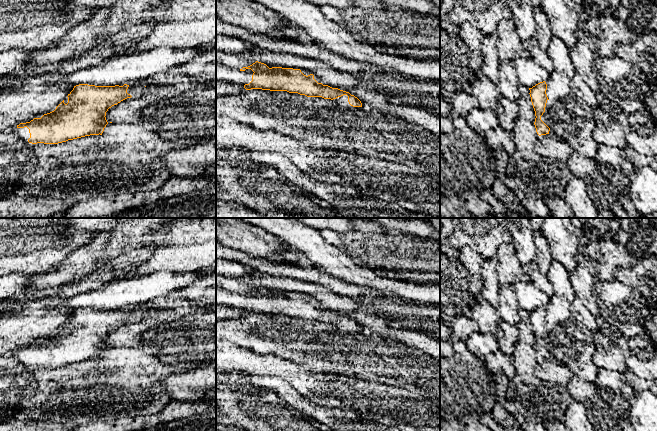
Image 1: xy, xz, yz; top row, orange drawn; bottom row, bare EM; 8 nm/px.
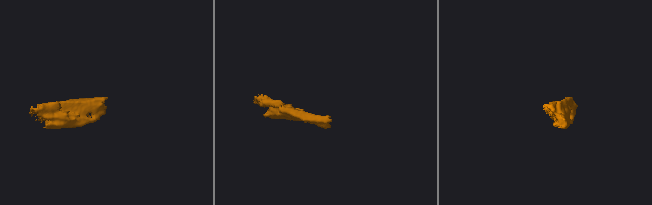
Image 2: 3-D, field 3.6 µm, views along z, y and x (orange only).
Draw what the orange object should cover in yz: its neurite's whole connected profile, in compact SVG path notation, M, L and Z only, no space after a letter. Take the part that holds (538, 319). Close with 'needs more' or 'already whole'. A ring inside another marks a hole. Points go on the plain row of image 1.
M545 305L540 306L529 312L531 326L535 335L535 352L539 360L549 358L550 352L541 344L541 340L545 336L546 327L549 324L546 318L547 308Z | already whole

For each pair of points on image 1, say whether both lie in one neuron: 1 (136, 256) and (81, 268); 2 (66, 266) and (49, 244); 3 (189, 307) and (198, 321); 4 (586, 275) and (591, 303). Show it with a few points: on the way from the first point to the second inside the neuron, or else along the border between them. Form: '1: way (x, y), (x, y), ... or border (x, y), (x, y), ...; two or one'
1: border (104, 262), (82, 276); two
2: border (77, 248), (57, 266), (42, 272); two
3: border (205, 311), (186, 314), (171, 322); two
4: way (586, 282), (586, 290), (589, 296); one

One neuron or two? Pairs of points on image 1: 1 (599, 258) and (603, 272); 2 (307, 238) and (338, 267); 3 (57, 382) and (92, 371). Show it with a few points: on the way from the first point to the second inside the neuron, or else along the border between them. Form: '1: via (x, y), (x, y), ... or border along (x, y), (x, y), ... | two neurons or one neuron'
1: via (602, 261), (603, 269) | one neuron
2: via (315, 246), (330, 259) | one neuron
3: via (66, 379), (75, 371), (83, 371) | one neuron

